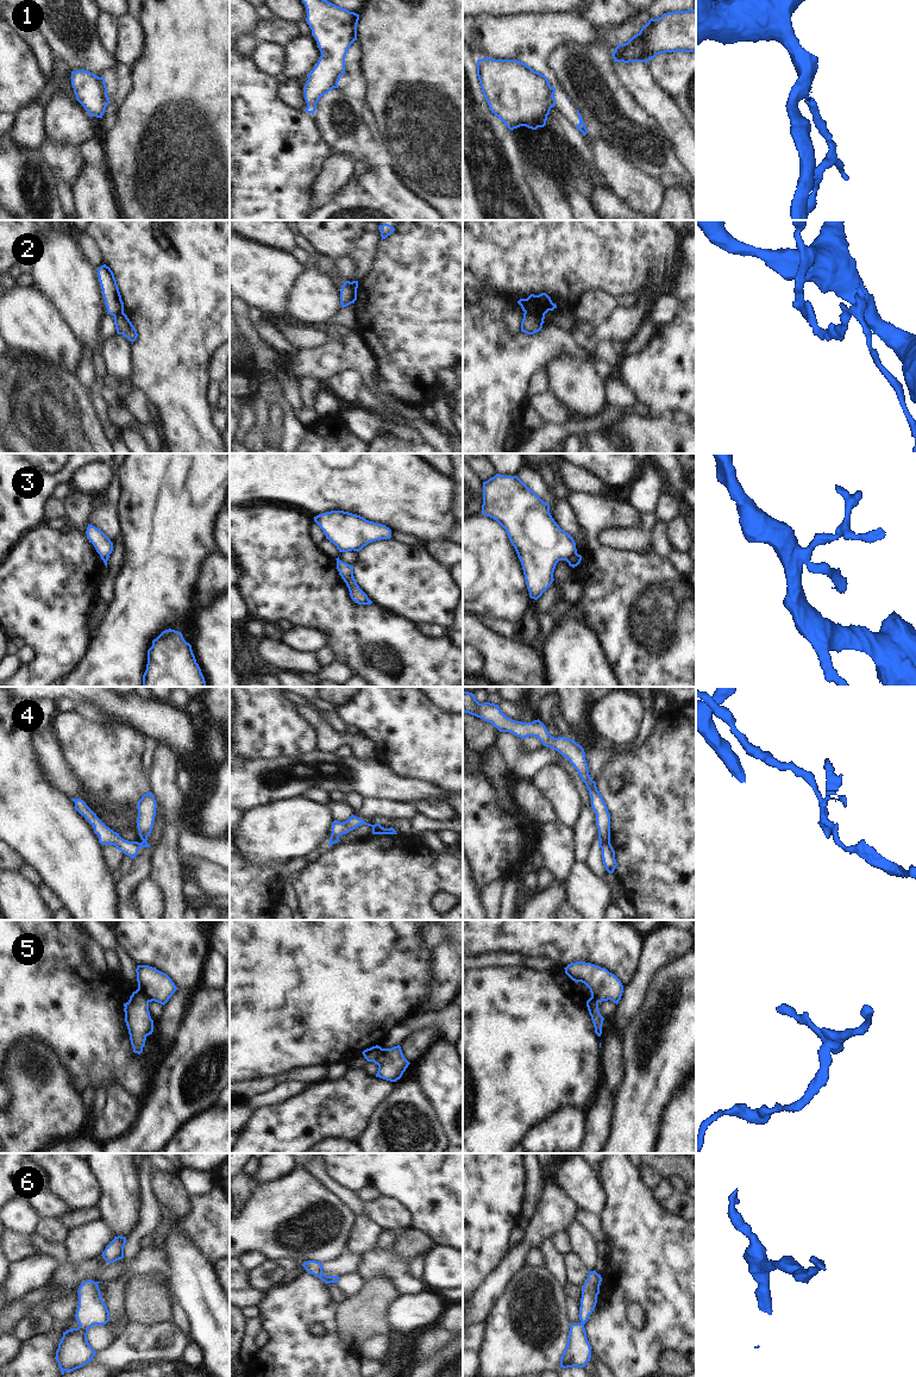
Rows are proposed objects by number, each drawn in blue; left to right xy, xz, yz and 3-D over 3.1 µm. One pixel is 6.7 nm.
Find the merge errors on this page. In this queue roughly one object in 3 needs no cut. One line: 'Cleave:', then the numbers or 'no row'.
Cleave: 1, 2, 3, 4, 5

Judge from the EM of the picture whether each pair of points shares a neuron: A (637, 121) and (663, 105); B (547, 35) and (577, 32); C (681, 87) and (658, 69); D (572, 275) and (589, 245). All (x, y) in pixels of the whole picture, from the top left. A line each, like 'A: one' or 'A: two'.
A: two
B: one
C: one
D: one

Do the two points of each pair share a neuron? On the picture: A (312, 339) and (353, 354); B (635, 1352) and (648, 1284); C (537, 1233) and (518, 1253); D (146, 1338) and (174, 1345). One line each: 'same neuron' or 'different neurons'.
A: different neurons
B: same neuron
C: same neuron
D: same neuron

